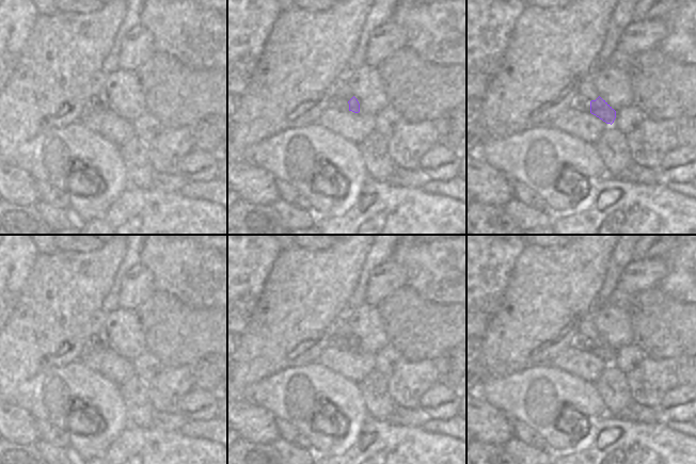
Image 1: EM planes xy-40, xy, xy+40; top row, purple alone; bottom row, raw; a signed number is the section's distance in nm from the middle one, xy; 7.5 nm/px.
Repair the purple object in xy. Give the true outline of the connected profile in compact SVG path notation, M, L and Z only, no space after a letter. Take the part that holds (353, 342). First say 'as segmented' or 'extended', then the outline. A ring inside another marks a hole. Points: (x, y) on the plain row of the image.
extended; M347 307L341 311L330 325L330 347L339 350L360 351L360 342L353 335L349 325L349 313L352 309Z

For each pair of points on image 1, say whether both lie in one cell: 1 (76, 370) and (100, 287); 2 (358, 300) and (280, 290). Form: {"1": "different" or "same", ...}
{"1": "different", "2": "different"}

